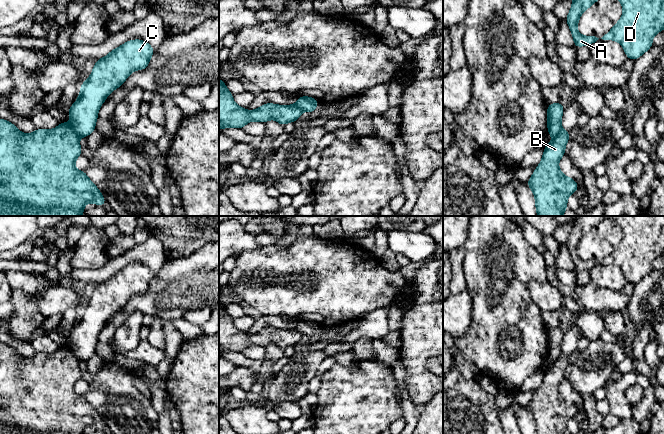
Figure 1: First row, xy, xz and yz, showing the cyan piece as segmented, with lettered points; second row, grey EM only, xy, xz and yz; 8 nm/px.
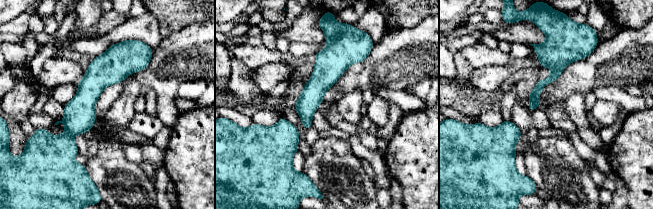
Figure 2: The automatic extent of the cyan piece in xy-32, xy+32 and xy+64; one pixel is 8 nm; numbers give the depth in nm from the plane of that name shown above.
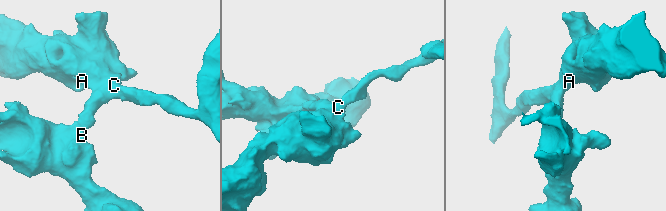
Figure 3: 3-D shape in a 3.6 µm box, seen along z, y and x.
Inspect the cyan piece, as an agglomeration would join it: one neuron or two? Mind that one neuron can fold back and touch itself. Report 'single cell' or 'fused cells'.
fused cells

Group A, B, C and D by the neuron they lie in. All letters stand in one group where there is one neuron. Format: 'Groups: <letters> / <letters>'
Groups: A C D / B

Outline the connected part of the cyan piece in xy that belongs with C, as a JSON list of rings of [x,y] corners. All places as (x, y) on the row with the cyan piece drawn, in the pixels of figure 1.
[[[135,39],[125,42],[118,48],[111,50],[107,56],[96,61],[91,75],[80,86],[78,99],[67,110],[71,117],[69,125],[79,137],[87,137],[95,131],[98,111],[108,95],[116,88],[121,87],[134,70],[146,69],[153,54],[154,49],[148,42]]]

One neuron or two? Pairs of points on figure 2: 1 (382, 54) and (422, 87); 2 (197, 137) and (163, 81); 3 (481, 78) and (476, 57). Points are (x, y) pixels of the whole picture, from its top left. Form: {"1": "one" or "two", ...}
{"1": "two", "2": "two", "3": "two"}

